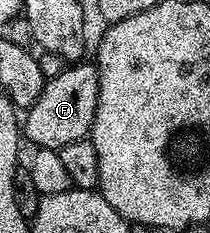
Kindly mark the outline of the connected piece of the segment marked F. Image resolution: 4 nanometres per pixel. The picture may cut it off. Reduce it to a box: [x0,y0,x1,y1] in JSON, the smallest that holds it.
[21,63,99,149]

